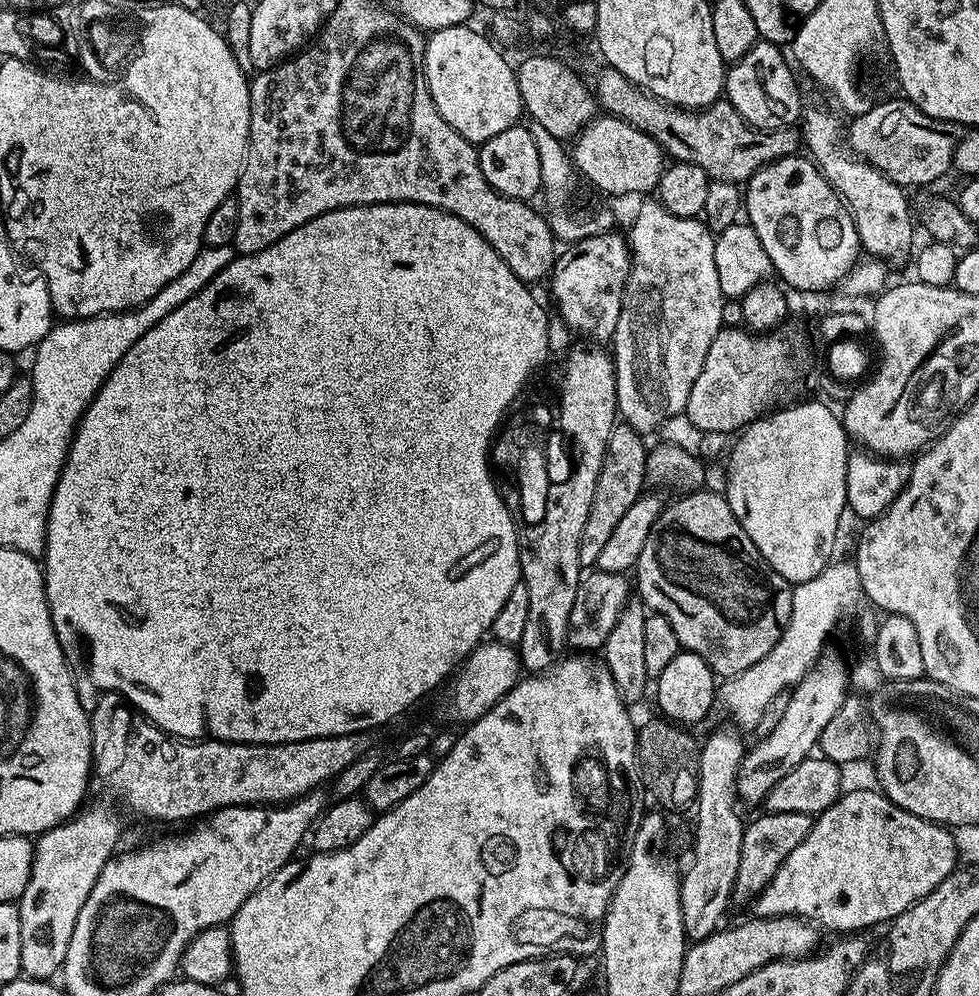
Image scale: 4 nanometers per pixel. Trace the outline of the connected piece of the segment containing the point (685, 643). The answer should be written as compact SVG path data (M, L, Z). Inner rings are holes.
M701 490L681 495L679 498L681 500L674 501L669 508L667 505L654 522L654 526L650 530L650 538L646 538L646 546L642 546L642 554L638 554L636 559L634 588L635 591L636 588L640 591L637 592L639 599L643 600L645 609L649 613L662 614L662 618L666 618L666 622L670 622L674 634L678 634L678 642L683 651L701 656L712 667L713 673L717 677L731 678L742 674L742 670L750 670L750 666L754 666L754 662L762 662L762 658L766 658L766 654L770 654L770 650L774 650L774 646L782 638L784 627L790 622L793 585L789 584L786 578L782 578L782 574L778 574L778 570L774 570L770 566L770 562L766 562L766 558L762 558L758 546L754 546L754 542L750 542L750 534L746 534L746 530L742 530L738 518L734 518L734 510L730 510L727 499L723 495Z

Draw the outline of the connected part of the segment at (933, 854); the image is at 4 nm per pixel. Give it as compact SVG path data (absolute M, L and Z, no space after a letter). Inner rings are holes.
M856 788L853 792L845 791L839 800L835 800L830 807L813 819L810 834L806 834L806 838L802 838L802 842L798 842L796 849L790 850L786 862L782 862L782 866L778 866L778 874L774 874L774 878L770 883L761 890L759 896L755 897L755 915L757 917L799 916L819 926L821 929L833 928L834 931L840 932L836 934L852 934L857 930L864 930L860 928L870 927L871 924L885 923L884 925L887 925L895 920L896 917L901 916L910 905L916 904L922 898L926 898L926 894L930 894L930 890L934 890L946 877L957 871L956 840L948 832L951 831L943 824L936 824L933 820L923 820L906 810L902 810L889 796L885 796L879 790L871 792L868 788Z

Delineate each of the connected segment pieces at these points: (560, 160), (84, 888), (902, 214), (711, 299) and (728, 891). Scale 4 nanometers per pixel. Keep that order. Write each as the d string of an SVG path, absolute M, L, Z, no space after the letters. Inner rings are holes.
M529 119L526 127L534 140L534 146L537 147L539 169L541 171L541 193L545 196L547 204L553 209L552 216L549 217L549 224L552 227L553 235L559 241L566 240L568 244L576 243L584 237L593 236L594 233L609 231L612 227L612 216L606 210L600 210L594 214L590 212L580 212L571 210L567 205L570 202L572 192L570 190L576 174L571 155L567 147L552 134L547 133L543 125Z
M359 732L349 736L331 736L330 738L314 738L313 740L303 740L302 742L290 742L289 744L227 744L224 740L197 740L195 742L183 738L173 738L165 735L161 740L148 740L148 743L133 743L128 752L128 760L125 760L126 769L122 770L119 776L112 776L112 788L108 788L108 797L106 802L98 802L89 799L81 807L80 811L66 820L64 823L54 826L48 832L41 832L34 844L32 854L32 873L30 882L26 882L26 890L21 894L18 901L20 909L20 925L22 926L22 962L20 963L21 973L29 980L47 980L53 979L52 975L59 973L66 962L66 950L70 950L70 934L74 934L74 922L78 922L78 914L82 911L82 905L86 898L90 898L90 890L94 890L94 882L98 882L98 874L102 874L102 866L111 860L117 851L116 843L120 840L120 831L124 824L116 817L116 803L121 800L130 811L136 816L145 816L148 820L192 820L207 817L213 812L219 812L222 808L237 808L240 804L251 804L253 806L279 806L287 804L293 800L298 800L310 792L317 791L321 786L327 785L336 779L336 775L342 770L346 770L354 761L360 759L368 751L370 744L366 742L365 737Z
M805 107L802 112L802 140L807 155L820 173L832 183L832 188L852 211L858 230L860 247L869 257L893 262L900 260L912 248L912 212L908 209L905 189L886 178L874 166L853 156L846 145L846 124L824 108Z
M659 202L644 204L636 212L626 231L632 250L632 273L624 287L618 326L610 341L616 362L616 406L618 416L636 432L660 430L673 416L684 412L694 386L694 378L702 374L710 342L724 327L722 306L726 299L718 286L718 270L714 267L716 236L700 218L678 218Z
M735 727L720 728L709 734L700 744L700 776L696 780L696 837L692 840L692 861L688 869L683 869L680 882L680 909L682 910L682 926L685 937L689 941L710 938L722 924L720 919L728 908L728 902L734 898L736 875L738 874L738 858L742 852L742 834L746 824L740 821L740 812L736 809L736 776L740 772L740 763L744 761L746 743Z

